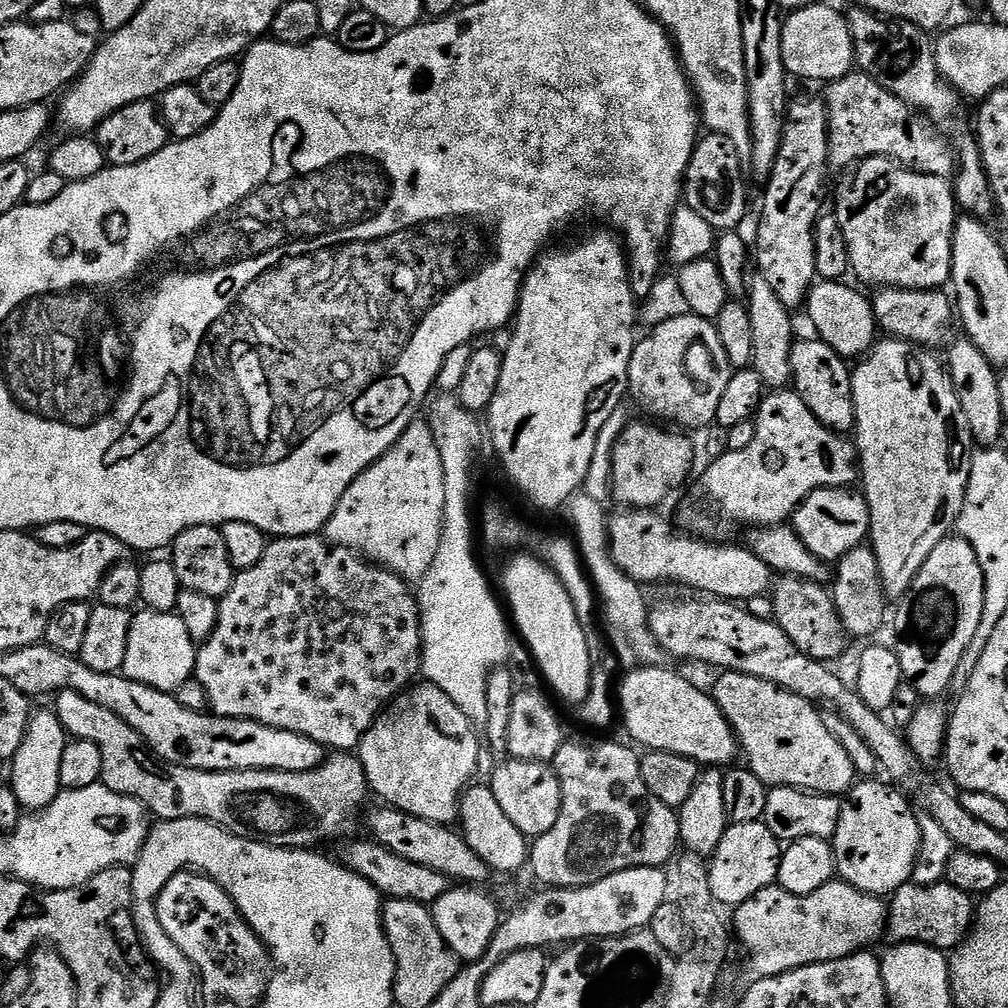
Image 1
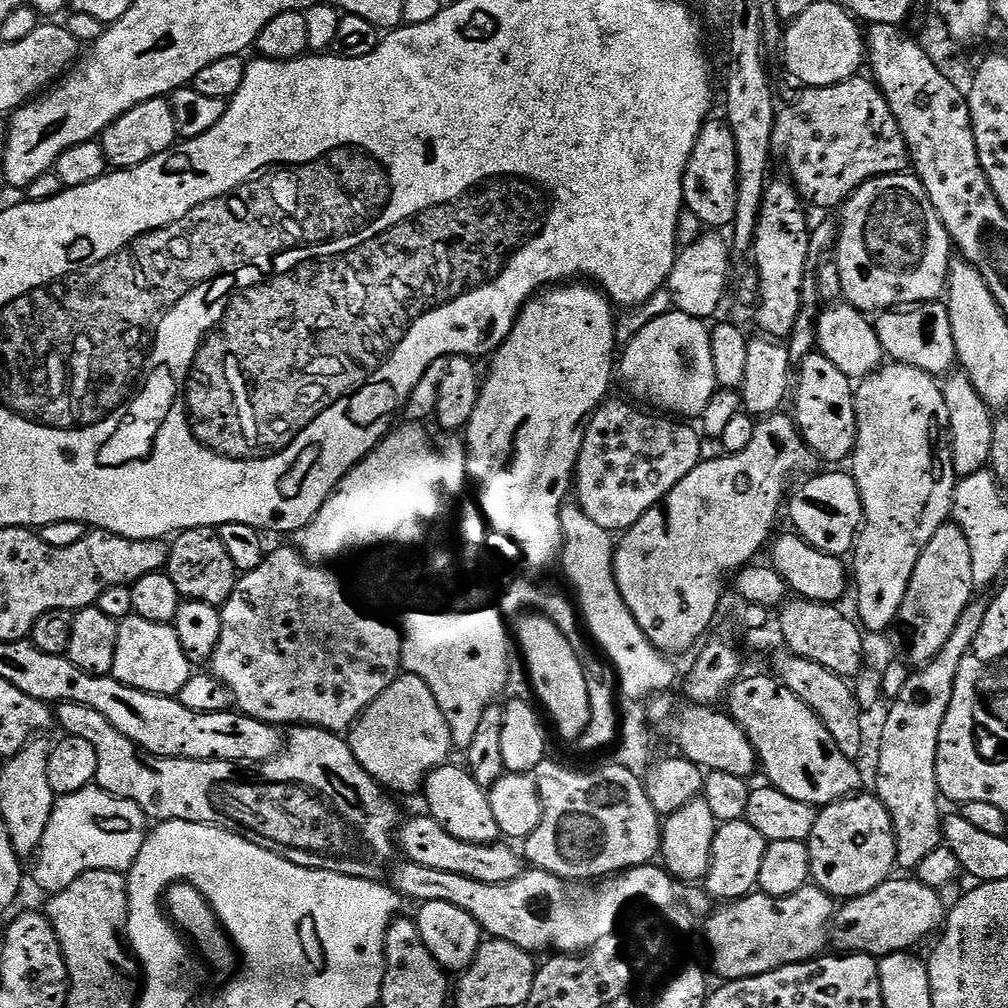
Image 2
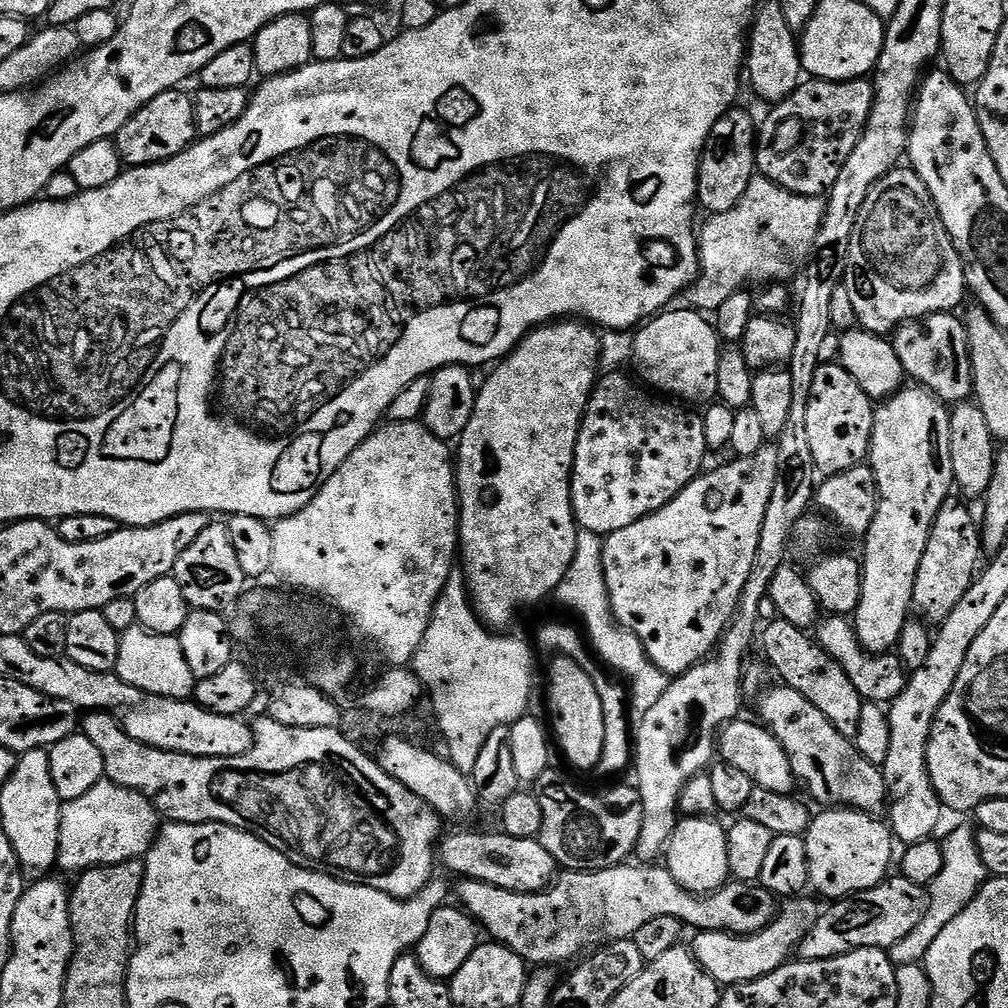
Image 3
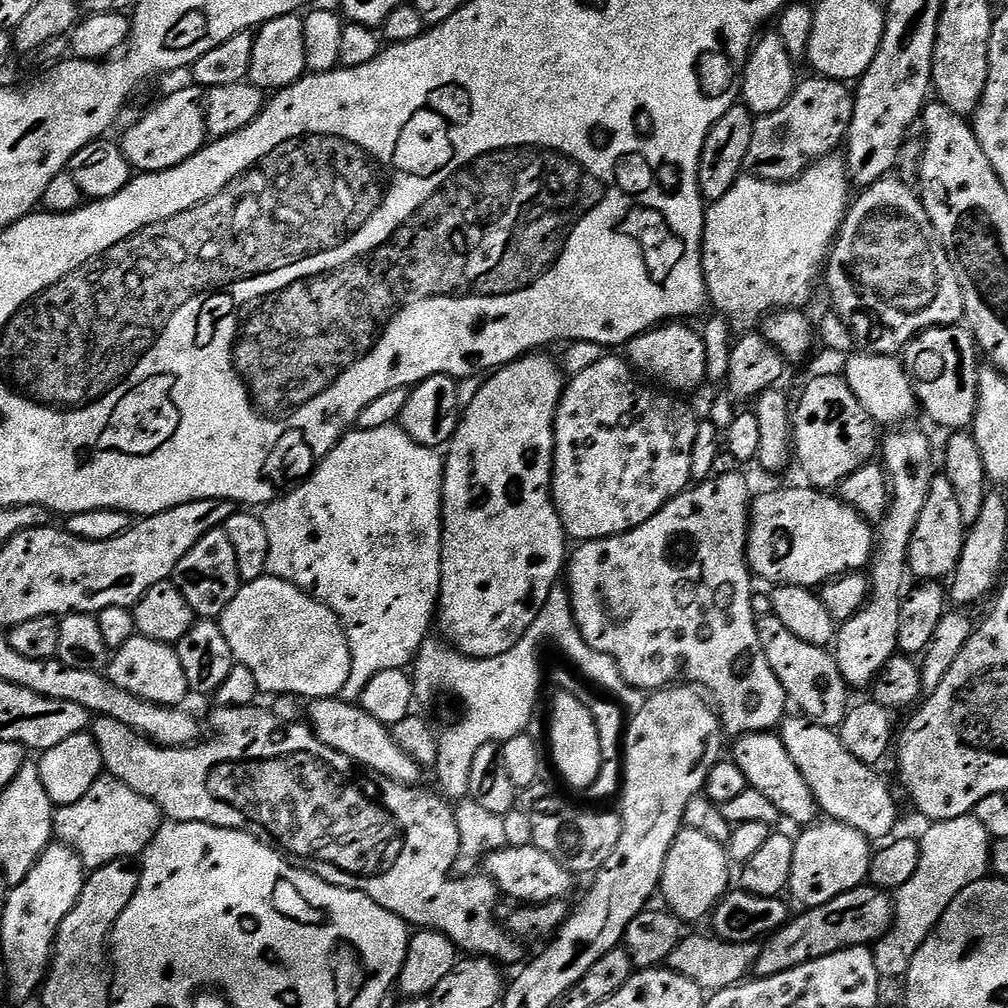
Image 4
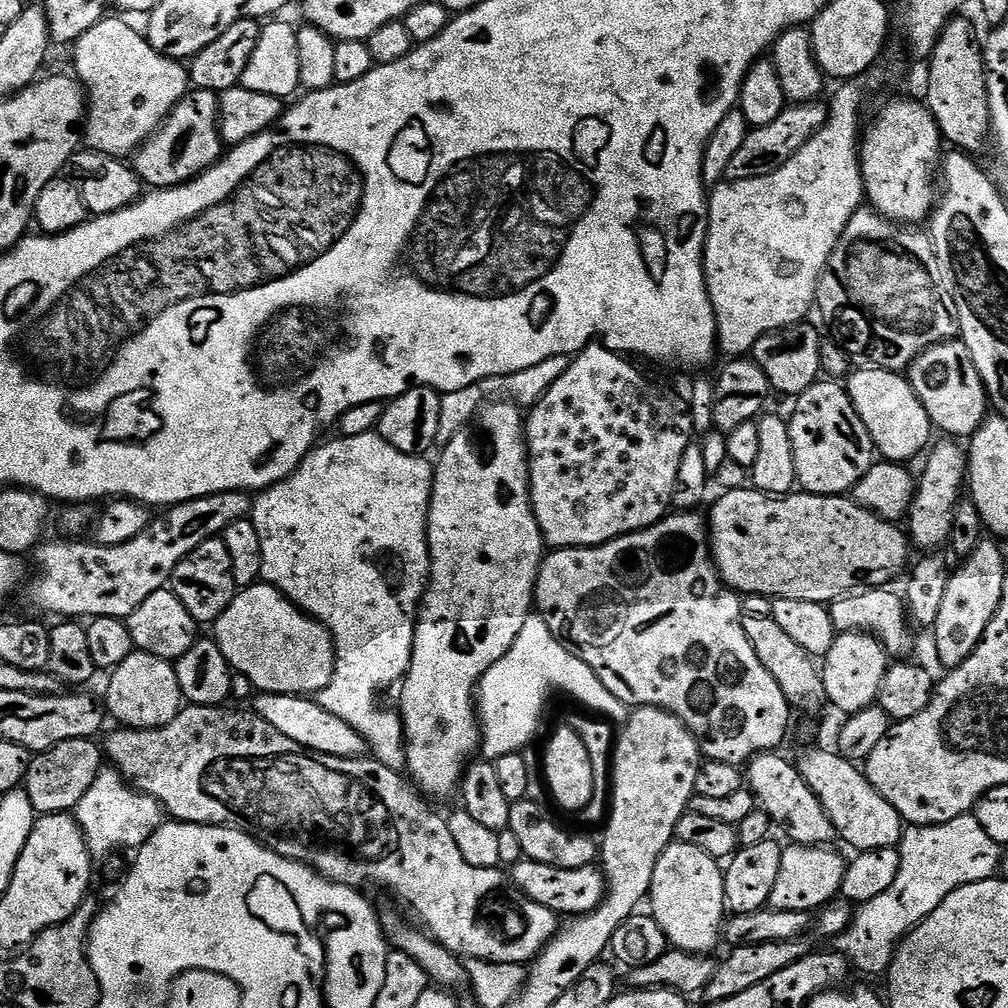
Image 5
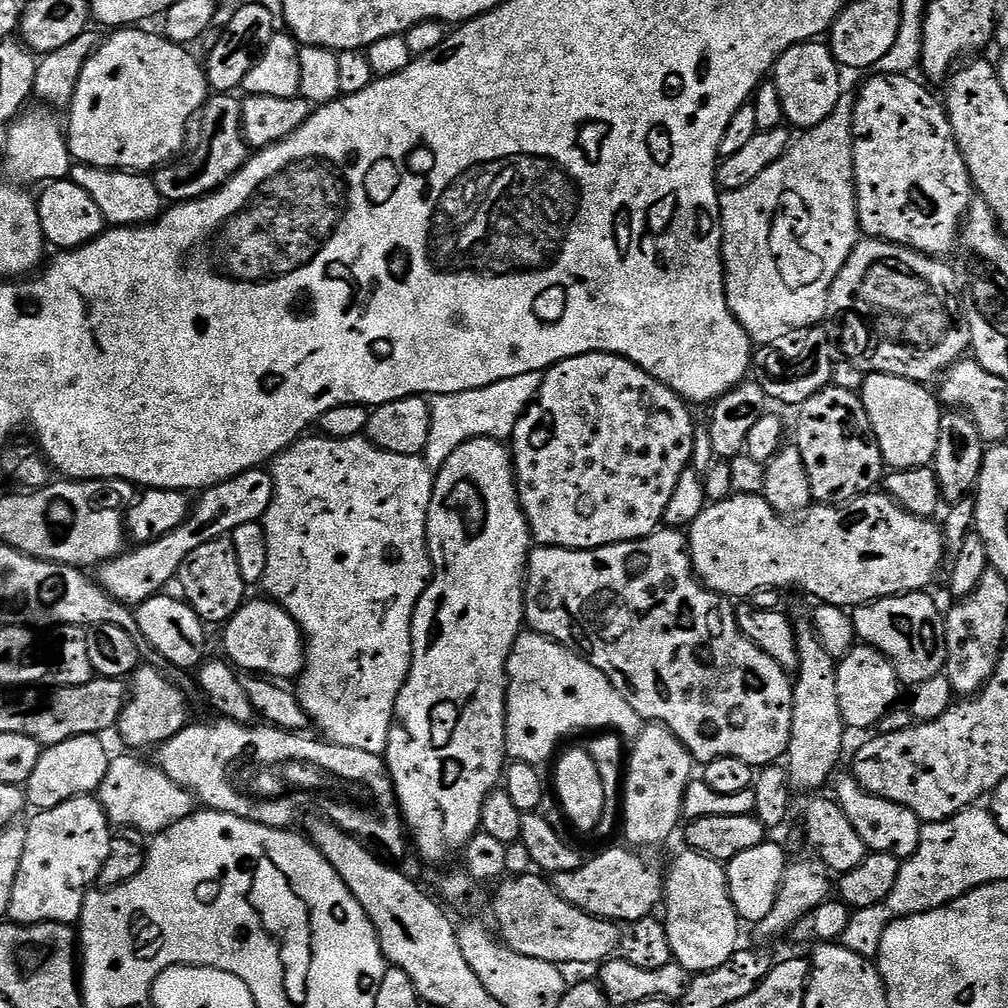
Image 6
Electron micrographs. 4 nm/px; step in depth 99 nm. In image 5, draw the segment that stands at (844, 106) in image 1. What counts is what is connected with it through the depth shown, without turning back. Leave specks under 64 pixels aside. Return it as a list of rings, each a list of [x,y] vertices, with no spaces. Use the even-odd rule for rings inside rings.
[[[809,102],[807,104],[792,104],[785,107],[784,112],[770,122],[770,126],[752,128],[740,143],[740,149],[734,154],[734,158],[728,167],[728,180],[745,180],[746,178],[758,178],[786,166],[814,134],[828,123],[830,108],[824,102]]]

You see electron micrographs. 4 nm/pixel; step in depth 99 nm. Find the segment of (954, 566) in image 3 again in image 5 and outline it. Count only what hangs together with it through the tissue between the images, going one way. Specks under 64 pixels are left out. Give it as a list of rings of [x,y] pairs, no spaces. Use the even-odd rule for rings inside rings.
[[[944,438],[941,441],[940,445],[937,443],[927,453],[928,465],[925,466],[924,473],[919,473],[916,501],[906,520],[907,535],[915,547],[917,544],[920,548],[928,548],[924,550],[940,550],[943,549],[940,548],[943,544],[945,546],[951,541],[956,509],[962,503],[960,491],[963,488],[965,491],[966,481],[970,476],[965,445],[952,438]]]

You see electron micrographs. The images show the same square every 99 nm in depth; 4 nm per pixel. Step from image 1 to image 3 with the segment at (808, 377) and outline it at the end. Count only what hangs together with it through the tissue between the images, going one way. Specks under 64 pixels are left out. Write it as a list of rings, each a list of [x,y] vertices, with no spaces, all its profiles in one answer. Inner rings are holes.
[[[839,362],[821,363],[810,384],[804,433],[810,448],[811,467],[827,478],[863,464],[872,437],[874,404]]]

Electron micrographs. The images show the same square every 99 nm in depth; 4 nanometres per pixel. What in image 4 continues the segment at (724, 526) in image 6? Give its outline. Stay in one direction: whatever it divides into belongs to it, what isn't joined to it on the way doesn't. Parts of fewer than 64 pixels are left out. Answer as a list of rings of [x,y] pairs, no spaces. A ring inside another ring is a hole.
[[[811,486],[804,488],[776,488],[755,497],[750,505],[748,547],[749,569],[757,577],[773,580],[773,585],[793,584],[799,588],[815,589],[837,576],[858,572],[869,567],[874,556],[874,528],[855,508],[844,503],[839,495]]]

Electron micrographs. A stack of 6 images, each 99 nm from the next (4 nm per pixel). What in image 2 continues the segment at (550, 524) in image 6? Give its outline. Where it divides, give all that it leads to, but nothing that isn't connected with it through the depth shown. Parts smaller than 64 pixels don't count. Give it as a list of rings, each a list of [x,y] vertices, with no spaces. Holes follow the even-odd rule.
[[[611,400],[601,404],[588,421],[588,428],[584,432],[584,450],[576,465],[574,492],[580,495],[578,503],[584,513],[597,520],[607,532],[623,534],[635,526],[655,504],[661,504],[666,494],[670,494],[670,490],[674,490],[674,486],[678,486],[678,482],[682,482],[682,478],[686,478],[686,474],[690,474],[690,470],[700,463],[702,436],[697,429],[696,433],[688,425],[691,423],[652,410],[643,412],[635,408],[640,407],[635,403],[632,405],[624,400]]]

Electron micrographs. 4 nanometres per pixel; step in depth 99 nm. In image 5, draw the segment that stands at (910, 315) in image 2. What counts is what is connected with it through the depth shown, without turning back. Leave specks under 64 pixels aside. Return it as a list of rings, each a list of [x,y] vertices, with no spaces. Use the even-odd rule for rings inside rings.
[[[963,339],[943,340],[924,351],[906,372],[912,389],[932,418],[933,425],[948,438],[970,438],[990,415],[990,397],[980,371]]]

